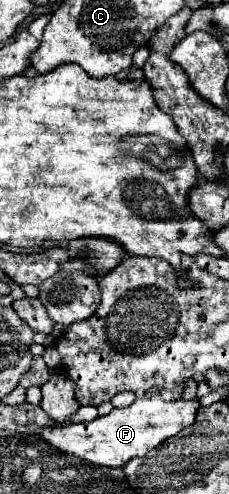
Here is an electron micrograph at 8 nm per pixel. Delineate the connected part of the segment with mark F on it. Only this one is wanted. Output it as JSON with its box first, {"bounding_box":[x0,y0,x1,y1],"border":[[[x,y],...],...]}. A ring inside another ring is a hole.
{"bounding_box":[41,390,199,468],"border":[[[149,390],[141,400],[135,400],[127,408],[113,408],[111,414],[99,416],[87,424],[63,424],[57,428],[47,428],[41,432],[41,438],[51,442],[51,446],[75,454],[97,466],[123,468],[131,458],[145,456],[151,448],[157,448],[171,436],[179,434],[183,428],[195,422],[199,410],[199,398],[191,400],[163,400],[157,390]]]}

